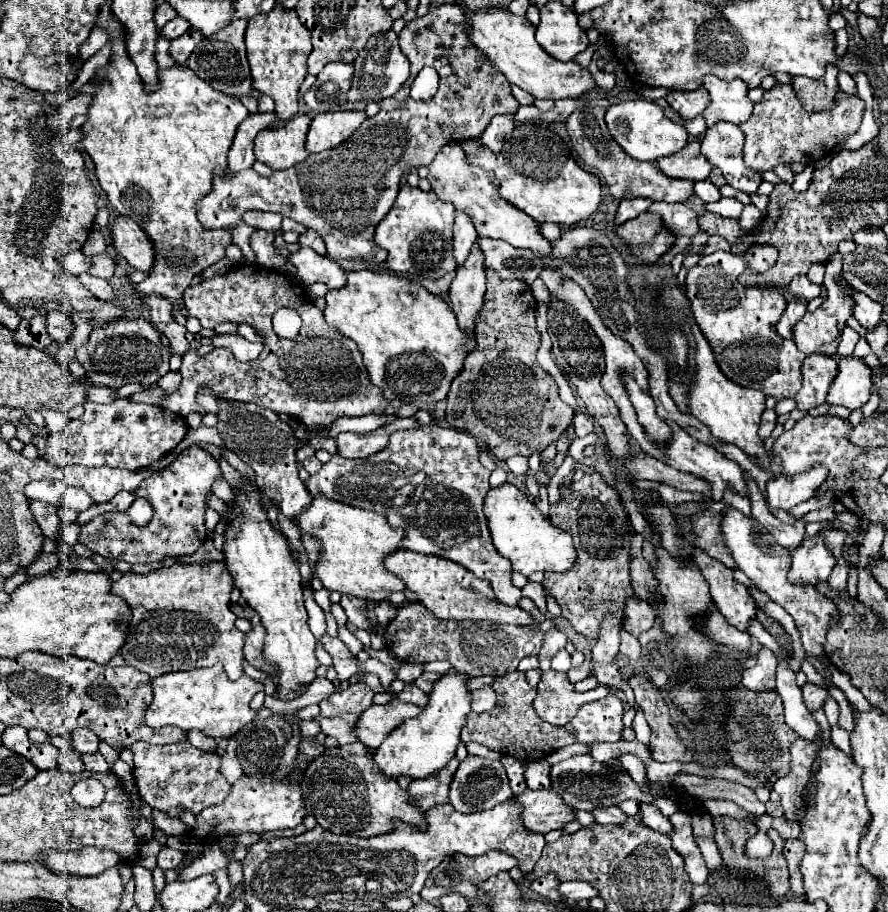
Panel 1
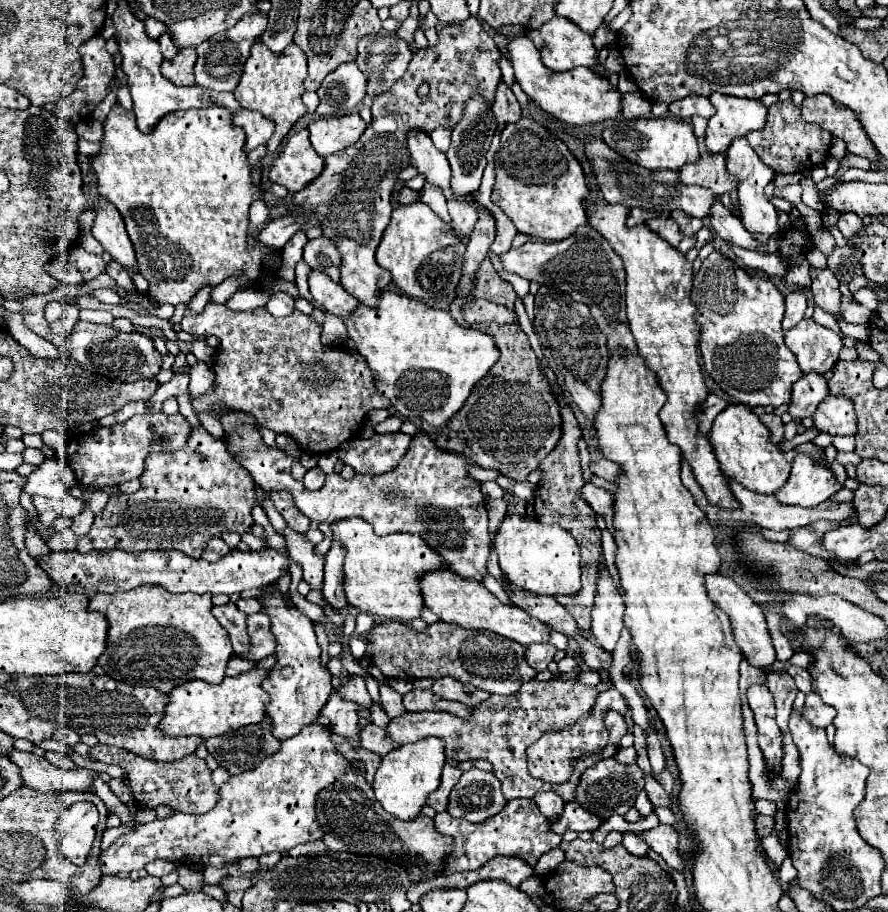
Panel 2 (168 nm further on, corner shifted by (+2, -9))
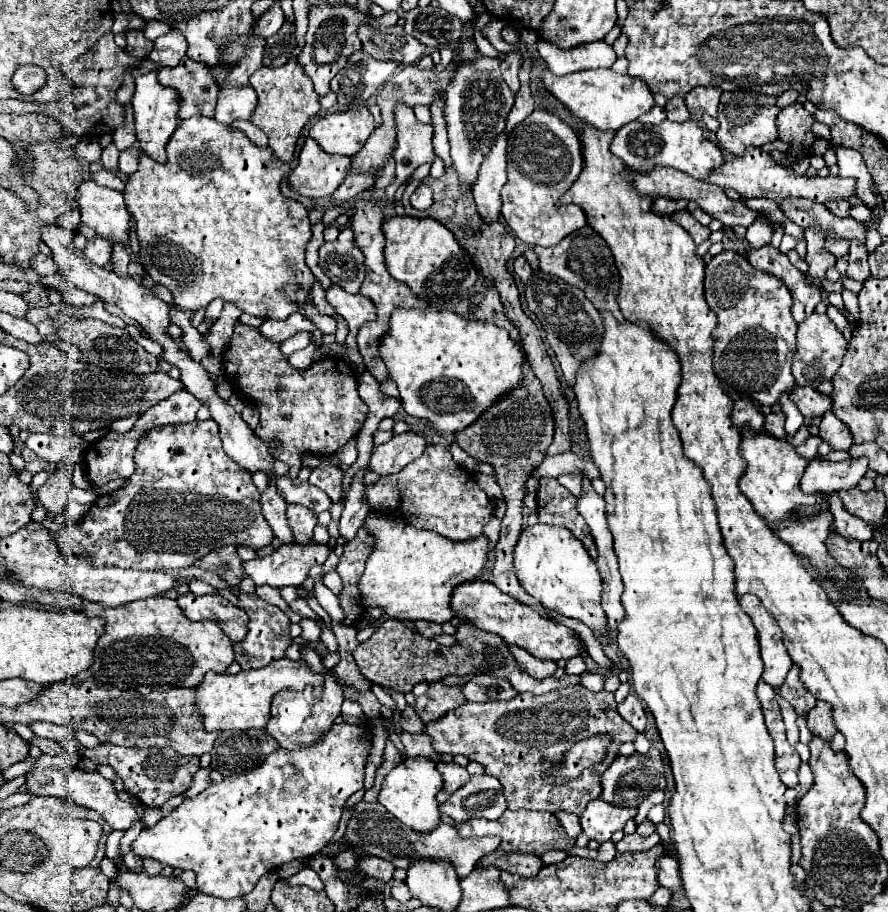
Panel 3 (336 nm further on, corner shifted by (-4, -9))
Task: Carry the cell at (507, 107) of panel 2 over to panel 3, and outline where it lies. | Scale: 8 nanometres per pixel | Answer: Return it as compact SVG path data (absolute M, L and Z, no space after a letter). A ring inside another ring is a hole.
M506 53L506 59L500 65L504 81L508 83L508 87L514 93L518 93L518 87L520 87L520 83L518 83L518 71L520 71L520 67L522 67L522 57L518 53Z

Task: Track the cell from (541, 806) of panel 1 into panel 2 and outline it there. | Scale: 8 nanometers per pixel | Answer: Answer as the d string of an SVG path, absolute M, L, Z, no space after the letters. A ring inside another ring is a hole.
M570 801L570 803L564 803L564 811L560 813L560 819L550 821L550 831L558 833L558 835L562 835L568 829L578 831L578 833L580 831L594 831L594 829L598 829L600 823L602 823L602 819L588 813L578 803Z

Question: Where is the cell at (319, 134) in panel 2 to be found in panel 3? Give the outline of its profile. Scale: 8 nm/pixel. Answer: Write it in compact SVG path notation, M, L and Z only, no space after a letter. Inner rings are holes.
M366 107L350 111L336 111L318 119L310 127L310 137L326 151L336 155L356 155L370 133L374 131L374 119Z

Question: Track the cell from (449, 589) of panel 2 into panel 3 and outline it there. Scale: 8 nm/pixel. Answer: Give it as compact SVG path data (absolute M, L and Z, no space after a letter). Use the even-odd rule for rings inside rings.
M472 581L472 583L458 585L454 589L452 609L460 617L474 621L474 625L478 625L478 629L488 631L488 633L496 633L502 639L506 639L506 643L518 645L538 659L560 661L560 659L572 659L572 657L578 657L584 653L584 641L580 637L576 637L568 627L546 619L536 609L502 593L494 583Z

